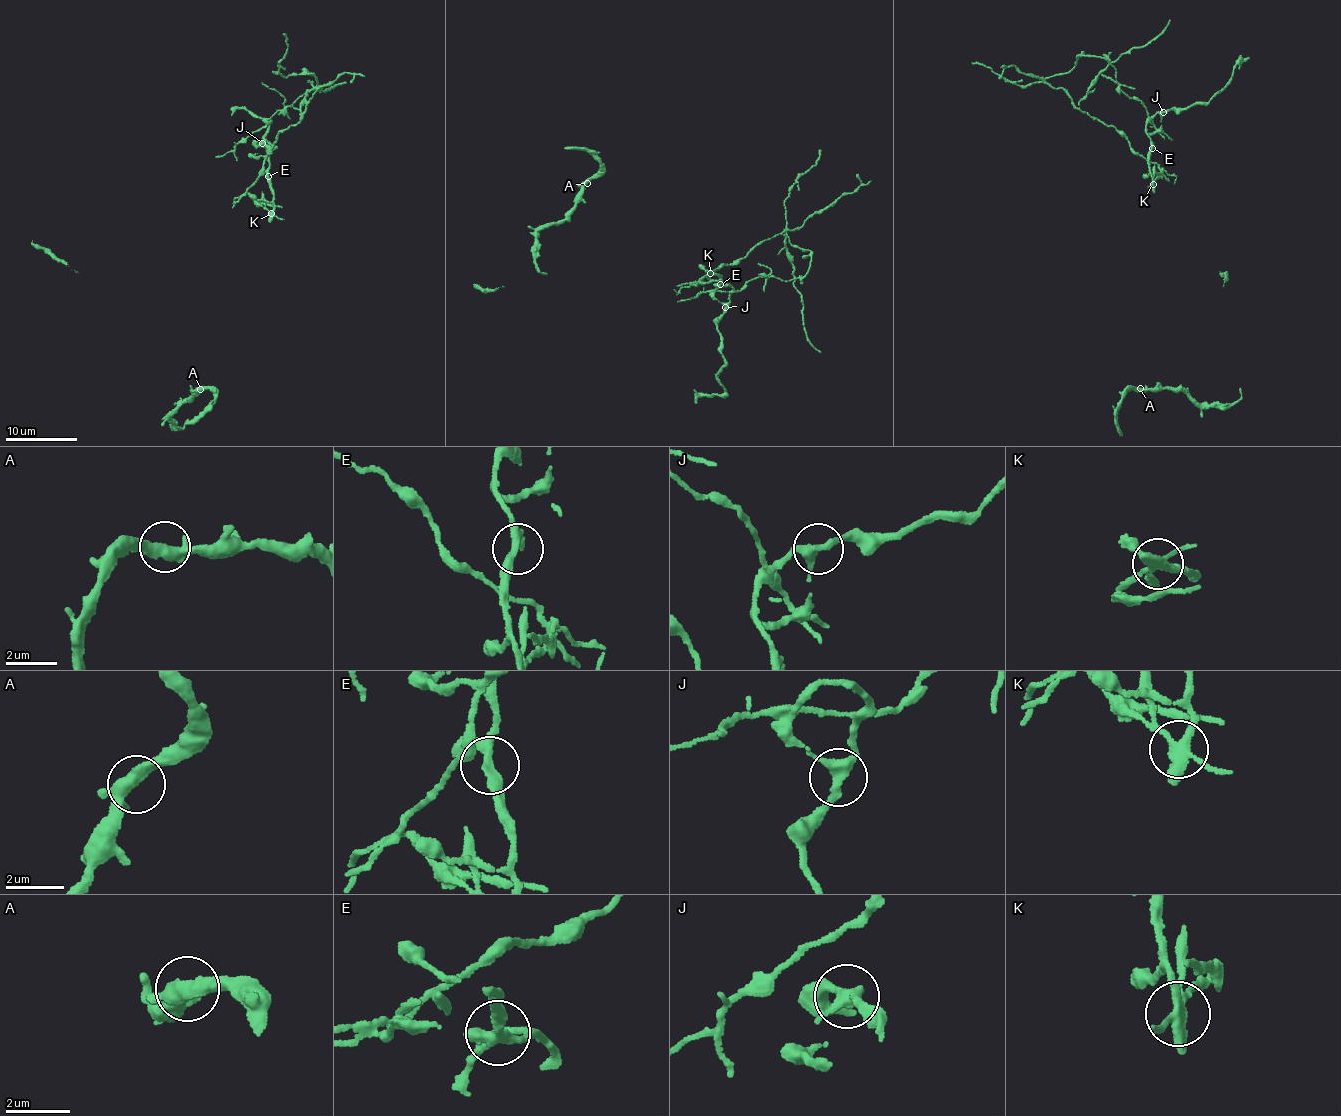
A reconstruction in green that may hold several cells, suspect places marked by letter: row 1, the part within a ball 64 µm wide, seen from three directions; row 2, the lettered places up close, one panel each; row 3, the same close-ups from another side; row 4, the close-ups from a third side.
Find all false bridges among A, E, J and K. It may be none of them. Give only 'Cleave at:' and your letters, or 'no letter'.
Cleave at: K

